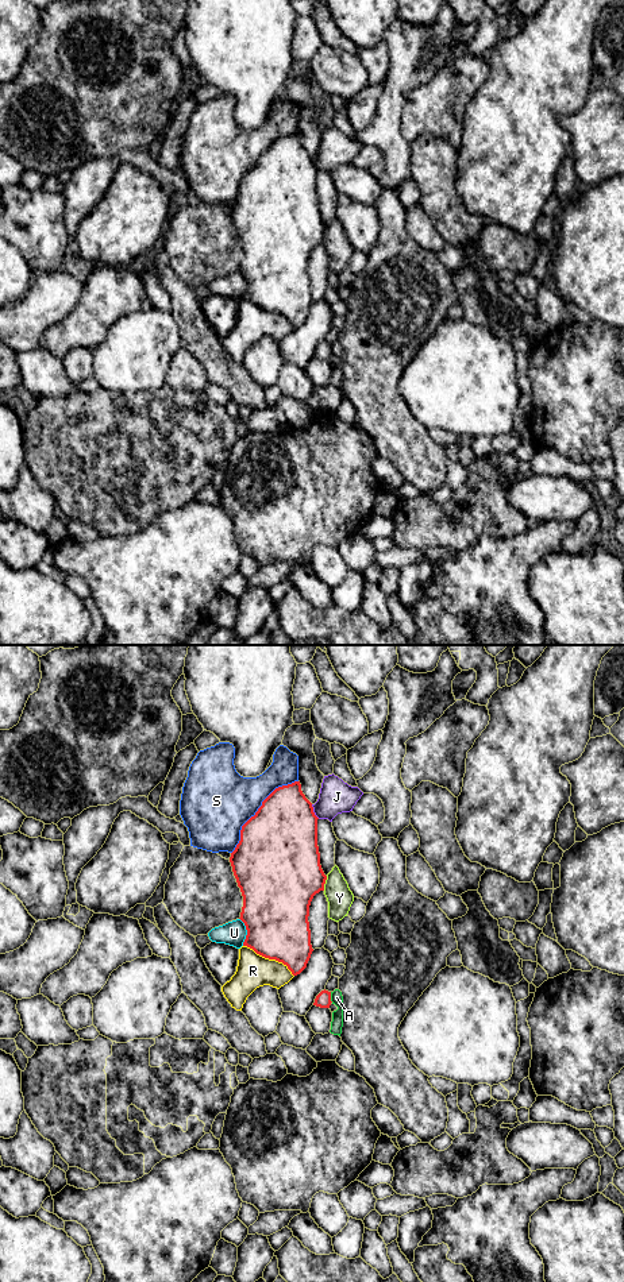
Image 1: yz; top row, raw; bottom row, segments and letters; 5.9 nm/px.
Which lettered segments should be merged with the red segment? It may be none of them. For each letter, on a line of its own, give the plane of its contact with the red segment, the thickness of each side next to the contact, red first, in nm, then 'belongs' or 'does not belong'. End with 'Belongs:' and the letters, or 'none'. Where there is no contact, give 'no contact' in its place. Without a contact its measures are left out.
A: yz | 90/70 nm | does not belong
J: yz | 440/200 nm | does not belong
R: yz | 380/200 nm | does not belong
S: yz | 460/400 nm | does not belong
U: yz | 400/150 nm | does not belong
Y: yz | 440/150 nm | does not belong
Belongs: none

